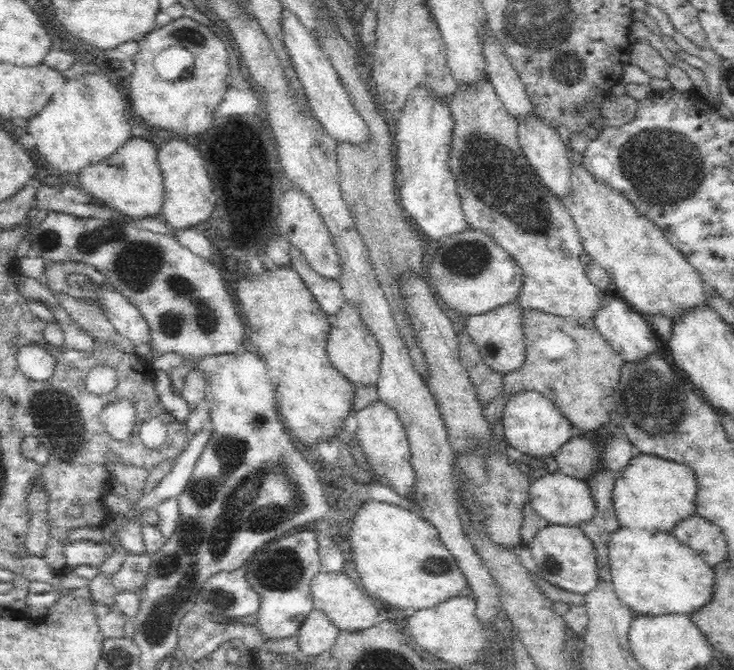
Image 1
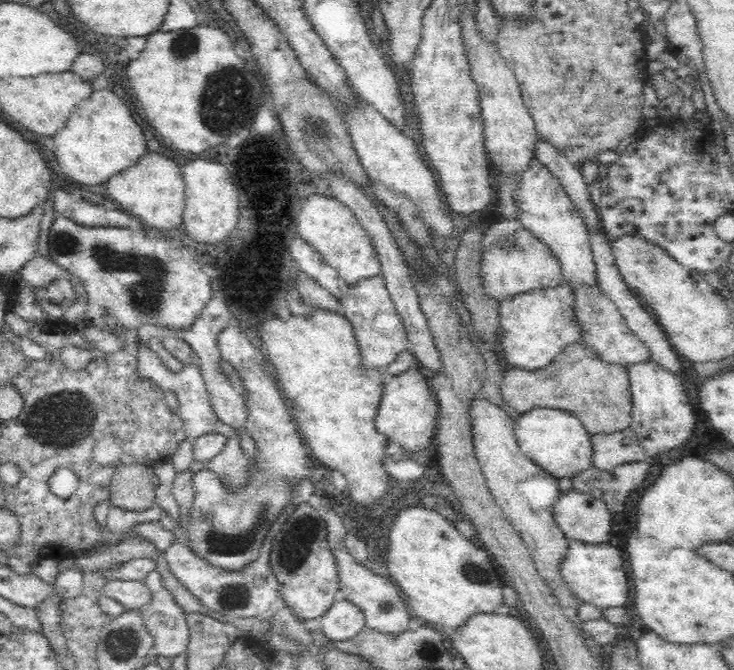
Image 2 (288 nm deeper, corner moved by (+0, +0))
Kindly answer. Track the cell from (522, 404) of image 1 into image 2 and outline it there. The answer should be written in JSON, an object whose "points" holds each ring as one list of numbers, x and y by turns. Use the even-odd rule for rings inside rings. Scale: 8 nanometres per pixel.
{"points":[[530,408,520,412,514,426,514,436,520,454,538,464,538,468,552,472,556,478,568,478,576,472,592,468,590,434,572,412,560,408]]}

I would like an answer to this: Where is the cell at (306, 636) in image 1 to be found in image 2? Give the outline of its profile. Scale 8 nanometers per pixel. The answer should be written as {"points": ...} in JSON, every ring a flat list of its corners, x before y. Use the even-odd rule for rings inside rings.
{"points":[[334,600,334,604,330,604,330,608,322,614,320,620,322,634,332,642,348,640,362,628,364,620,358,608,350,602,340,602,340,600]]}

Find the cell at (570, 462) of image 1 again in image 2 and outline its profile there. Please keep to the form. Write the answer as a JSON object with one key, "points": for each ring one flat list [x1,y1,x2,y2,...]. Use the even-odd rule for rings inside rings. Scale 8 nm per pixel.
{"points":[[630,428,612,434,592,434,592,468,600,472,612,472,616,466,626,462,648,462,636,432]]}

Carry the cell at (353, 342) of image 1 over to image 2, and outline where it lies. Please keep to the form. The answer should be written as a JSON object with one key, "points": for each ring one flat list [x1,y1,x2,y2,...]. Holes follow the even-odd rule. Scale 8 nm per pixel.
{"points":[[374,274,372,278,362,280,358,284,352,284,340,302,344,304,342,314,350,320,352,326,352,336,358,346,362,370,380,370,382,366,392,364,398,358,398,354,406,350,408,338,404,332,404,324,400,320,400,314,396,312,386,282,380,274]]}

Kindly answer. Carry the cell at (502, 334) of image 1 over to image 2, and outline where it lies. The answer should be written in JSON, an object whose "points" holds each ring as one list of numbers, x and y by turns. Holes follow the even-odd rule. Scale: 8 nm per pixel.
{"points":[[562,284,556,288,526,292,522,296,512,296,496,304,498,310,498,336,502,338,500,344,504,348,504,358,508,364,522,368,522,370,536,370,546,366,562,346,566,346,572,340,580,340,580,328,574,326,570,314,572,314,572,296,570,296,570,284]]}

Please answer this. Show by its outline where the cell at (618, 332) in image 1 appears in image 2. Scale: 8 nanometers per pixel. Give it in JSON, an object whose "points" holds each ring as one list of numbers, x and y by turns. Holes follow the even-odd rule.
{"points":[[648,356,644,360,626,364,626,378,630,388,630,400,632,400,630,430,636,432,644,452,648,454,648,460,690,444,690,438,696,428,696,416,692,412,680,376,668,370,652,356]]}

